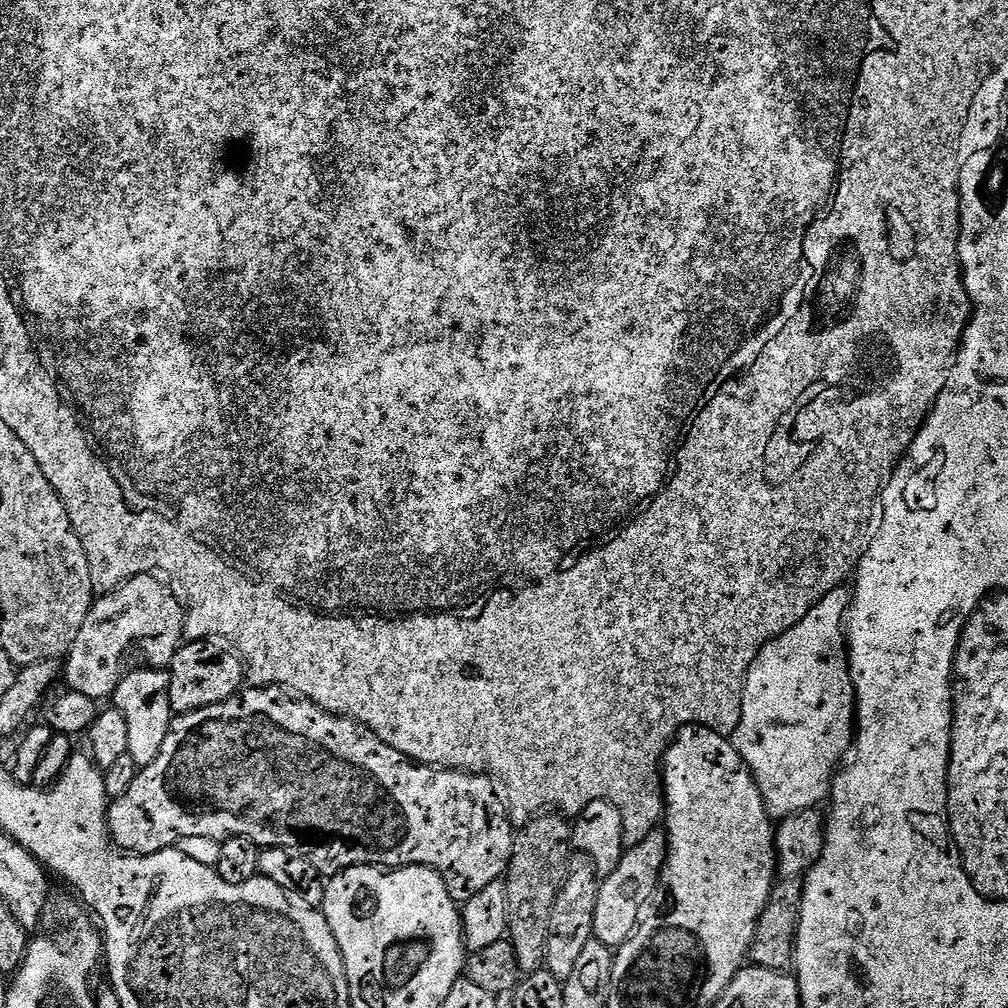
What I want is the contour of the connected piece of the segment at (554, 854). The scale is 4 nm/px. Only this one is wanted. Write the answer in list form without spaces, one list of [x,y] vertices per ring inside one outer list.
[[[541,814],[533,818],[529,824],[523,825],[515,833],[512,842],[512,857],[504,885],[508,899],[508,935],[514,946],[514,954],[518,954],[518,966],[521,973],[539,972],[546,962],[546,938],[550,938],[550,914],[554,914],[554,902],[560,893],[560,887],[568,877],[568,863],[572,857],[572,824],[560,814]]]

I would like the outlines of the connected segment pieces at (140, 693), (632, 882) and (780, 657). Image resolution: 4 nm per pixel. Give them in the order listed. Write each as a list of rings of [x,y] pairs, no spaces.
[[[151,666],[125,671],[120,677],[116,692],[110,700],[126,714],[128,756],[141,769],[150,766],[158,754],[162,754],[162,742],[172,731],[174,713],[170,706],[170,678],[168,672]]]
[[[657,830],[650,834],[638,846],[625,851],[622,862],[618,862],[618,870],[614,874],[603,877],[598,894],[598,907],[594,909],[593,937],[610,949],[621,948],[636,931],[660,887],[664,864],[668,860],[668,837],[663,831]]]
[[[841,586],[830,590],[830,594],[826,594],[826,598],[822,598],[822,602],[818,602],[818,606],[814,606],[814,610],[810,610],[810,614],[806,614],[806,618],[802,618],[802,622],[798,622],[798,626],[786,630],[786,634],[770,641],[756,655],[756,660],[753,662],[744,683],[742,718],[730,739],[732,745],[738,750],[738,754],[744,759],[746,766],[752,772],[752,777],[756,780],[758,790],[764,799],[768,815],[776,822],[785,820],[788,816],[798,814],[807,808],[823,805],[829,799],[832,781],[836,779],[838,769],[845,763],[846,757],[854,748],[854,737],[858,731],[856,726],[856,687],[852,685],[852,668],[848,665],[848,641],[846,639],[846,617],[848,615],[848,605],[852,602],[852,592],[846,589],[847,587]]]

